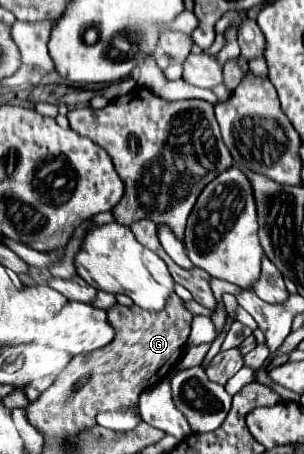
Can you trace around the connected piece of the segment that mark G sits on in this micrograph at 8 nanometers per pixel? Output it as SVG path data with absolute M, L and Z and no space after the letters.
M171 294L161 312L115 304L107 308L107 320L115 328L115 340L95 352L73 356L51 388L41 392L35 402L29 402L27 420L43 438L79 436L83 428L97 424L95 416L99 412L135 406L143 390L159 384L177 366L185 350L193 314L177 294Z

